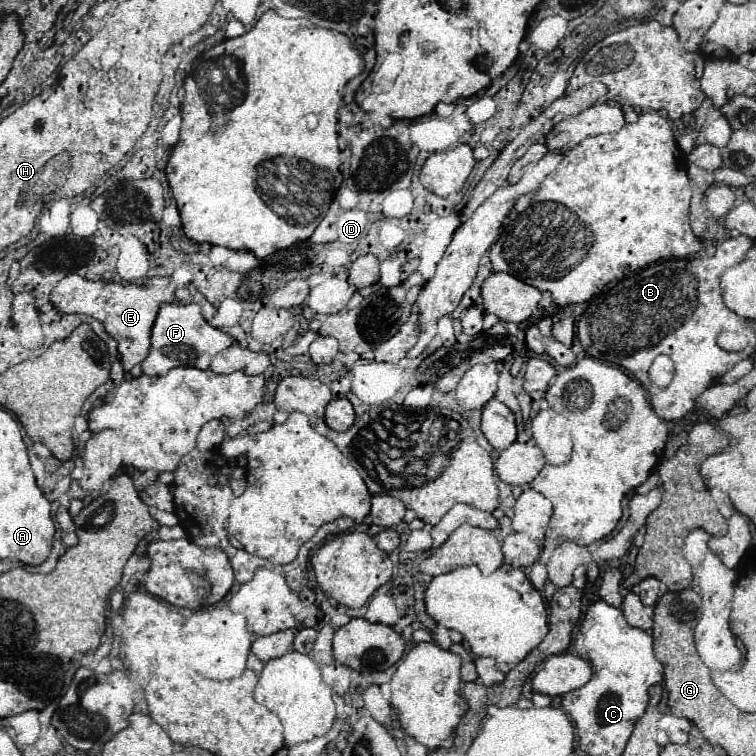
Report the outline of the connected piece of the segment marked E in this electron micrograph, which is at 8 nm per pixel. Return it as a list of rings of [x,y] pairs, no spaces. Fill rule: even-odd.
[[[67,273],[51,293],[53,305],[61,313],[83,313],[105,325],[105,331],[117,341],[119,357],[125,371],[139,365],[151,347],[151,325],[159,315],[161,303],[149,285],[117,283],[117,281],[89,281],[77,273]]]

